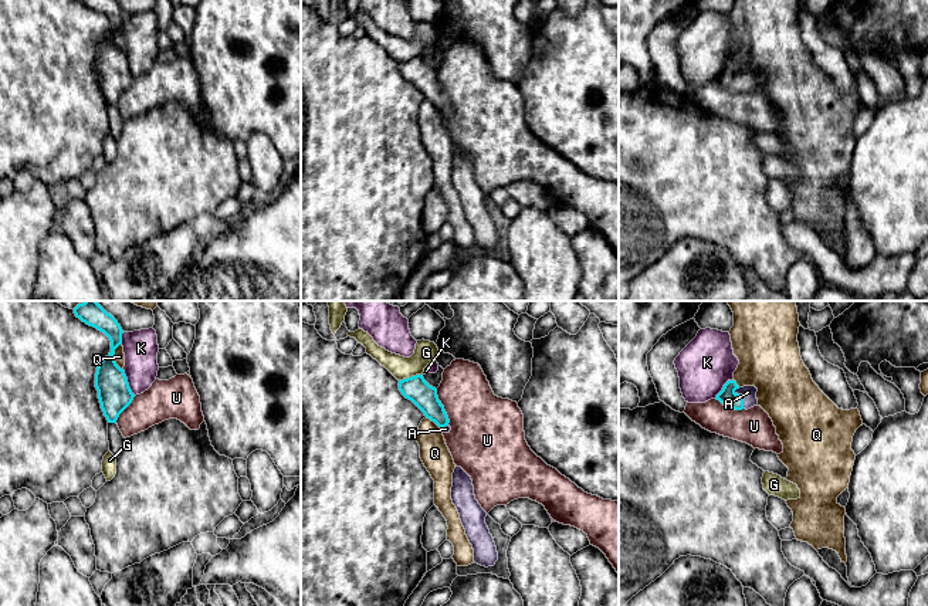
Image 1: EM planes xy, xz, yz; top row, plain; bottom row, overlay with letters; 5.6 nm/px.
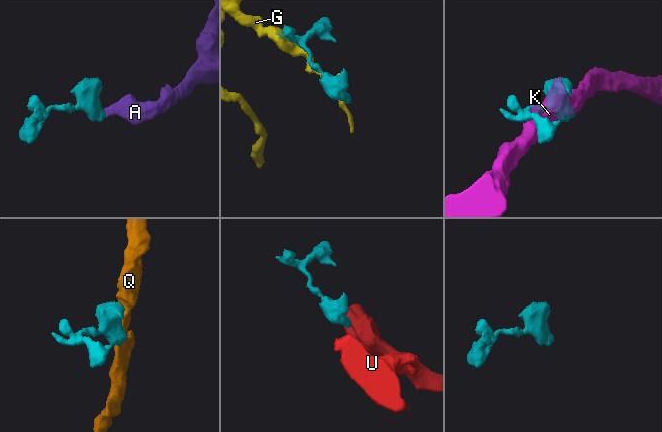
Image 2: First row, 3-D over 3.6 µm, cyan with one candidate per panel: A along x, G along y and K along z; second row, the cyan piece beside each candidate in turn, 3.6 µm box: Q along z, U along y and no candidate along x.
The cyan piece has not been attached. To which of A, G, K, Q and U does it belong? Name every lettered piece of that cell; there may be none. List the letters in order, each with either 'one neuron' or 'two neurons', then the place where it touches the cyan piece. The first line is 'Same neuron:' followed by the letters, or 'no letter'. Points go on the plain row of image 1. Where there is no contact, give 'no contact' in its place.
Same neuron: A
A: one neuron | yz (742, 80)
G: two neurons | xz (412, 58)
K: two neurons | xy (126, 64)
Q: two neurons | xy (114, 39)
U: two neurons | xz (443, 90)

